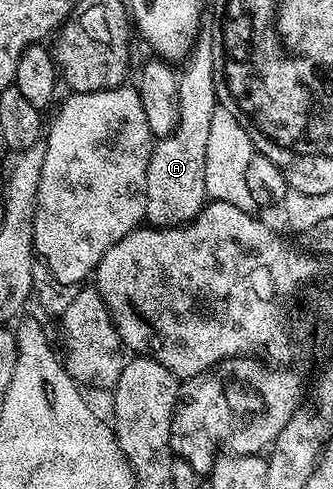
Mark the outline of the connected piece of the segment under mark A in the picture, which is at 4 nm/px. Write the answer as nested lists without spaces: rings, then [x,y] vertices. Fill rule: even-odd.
[[[198,37],[189,57],[184,59],[177,76],[179,88],[179,120],[177,127],[165,138],[156,139],[153,155],[147,164],[148,225],[183,226],[192,222],[207,201],[205,192],[205,161],[207,135],[211,132],[211,116],[217,109],[217,80],[213,68],[214,39]]]

